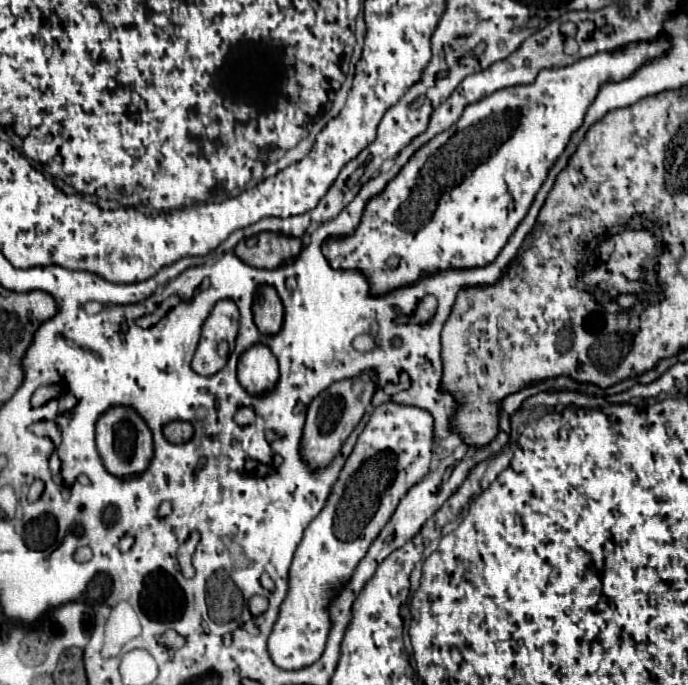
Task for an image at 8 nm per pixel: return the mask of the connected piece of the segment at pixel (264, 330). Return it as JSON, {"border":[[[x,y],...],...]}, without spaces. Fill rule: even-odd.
{"border":[[[266,285],[262,289],[262,297],[254,301],[252,313],[254,313],[254,323],[262,335],[274,335],[280,331],[284,309],[274,287]]]}

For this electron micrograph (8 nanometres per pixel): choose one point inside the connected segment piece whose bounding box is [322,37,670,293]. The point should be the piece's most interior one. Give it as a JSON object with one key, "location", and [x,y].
{"location":[474,182]}

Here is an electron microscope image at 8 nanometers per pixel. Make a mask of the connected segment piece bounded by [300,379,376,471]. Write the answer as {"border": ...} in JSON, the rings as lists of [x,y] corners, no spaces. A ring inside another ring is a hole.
{"border":[[[344,379],[338,383],[332,383],[326,391],[322,391],[314,401],[312,407],[308,407],[306,425],[302,431],[300,441],[300,457],[306,461],[314,471],[328,467],[332,459],[342,449],[342,443],[348,439],[352,429],[358,425],[366,409],[370,407],[370,399],[374,395],[376,383],[364,383],[360,379]]]}

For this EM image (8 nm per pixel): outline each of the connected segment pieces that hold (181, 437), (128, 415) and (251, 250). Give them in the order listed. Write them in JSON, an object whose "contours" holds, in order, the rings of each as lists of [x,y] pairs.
{"contours":[[[[170,421],[164,425],[164,437],[170,443],[186,443],[192,439],[192,433],[194,433],[194,429],[186,421]]],[[[114,405],[100,415],[96,423],[96,443],[106,469],[118,477],[130,477],[130,475],[142,473],[148,467],[154,453],[150,429],[146,427],[138,411],[126,405]]],[[[264,231],[264,233],[258,233],[256,237],[242,239],[236,245],[234,255],[238,255],[244,263],[248,263],[252,267],[276,269],[284,261],[288,261],[296,255],[296,247],[300,251],[298,239]]]]}

